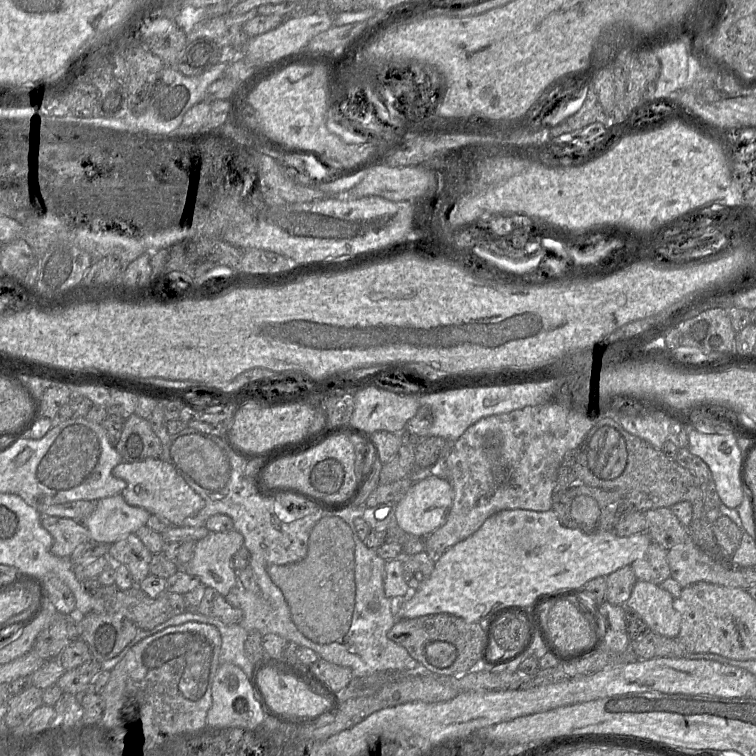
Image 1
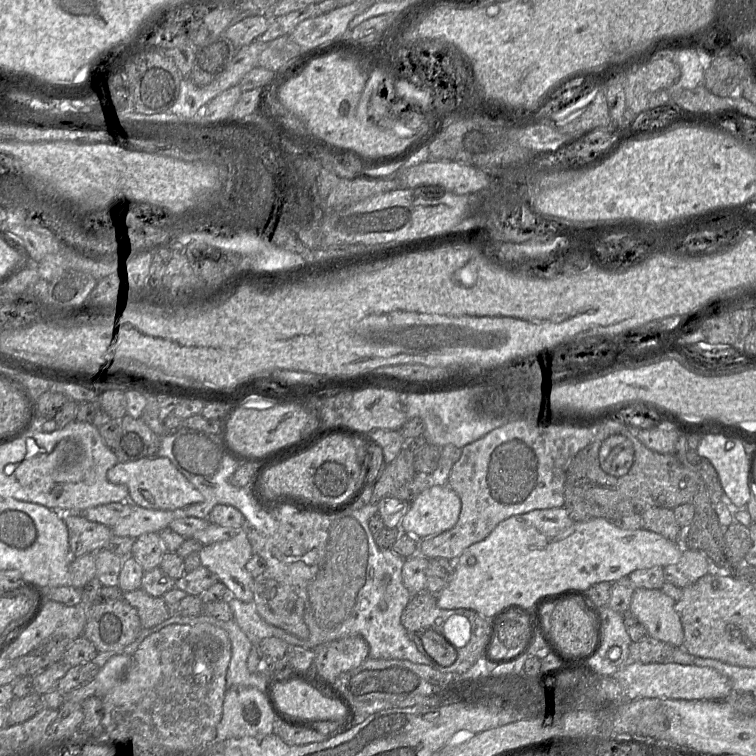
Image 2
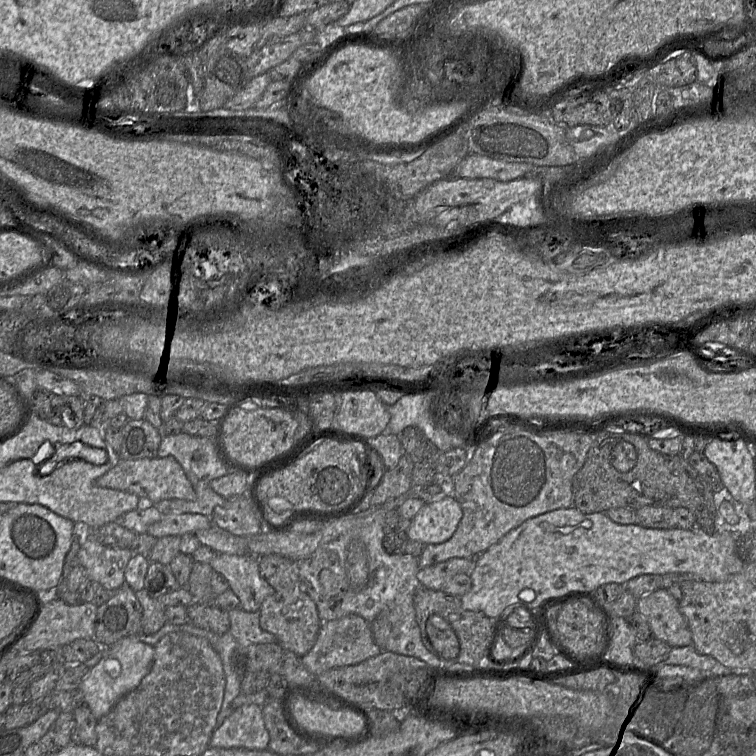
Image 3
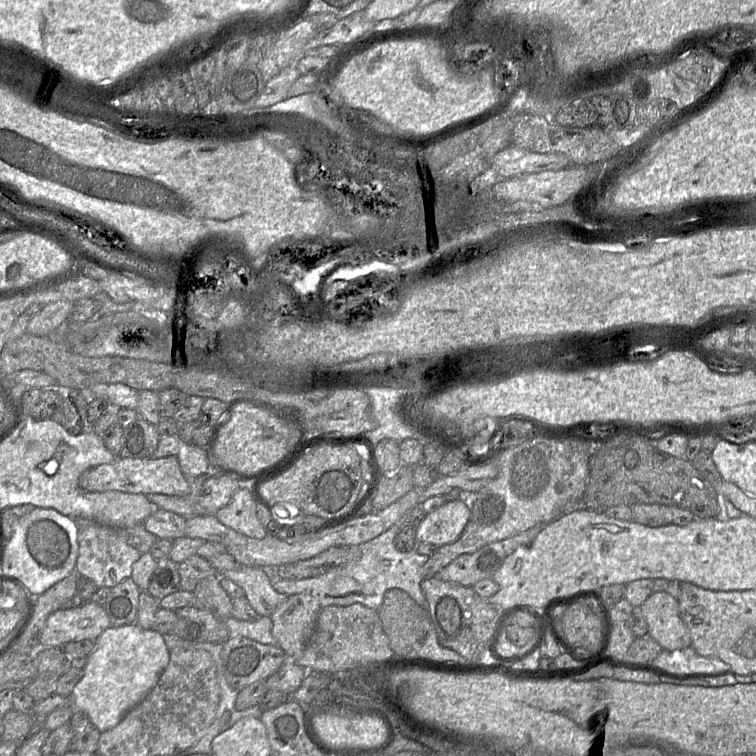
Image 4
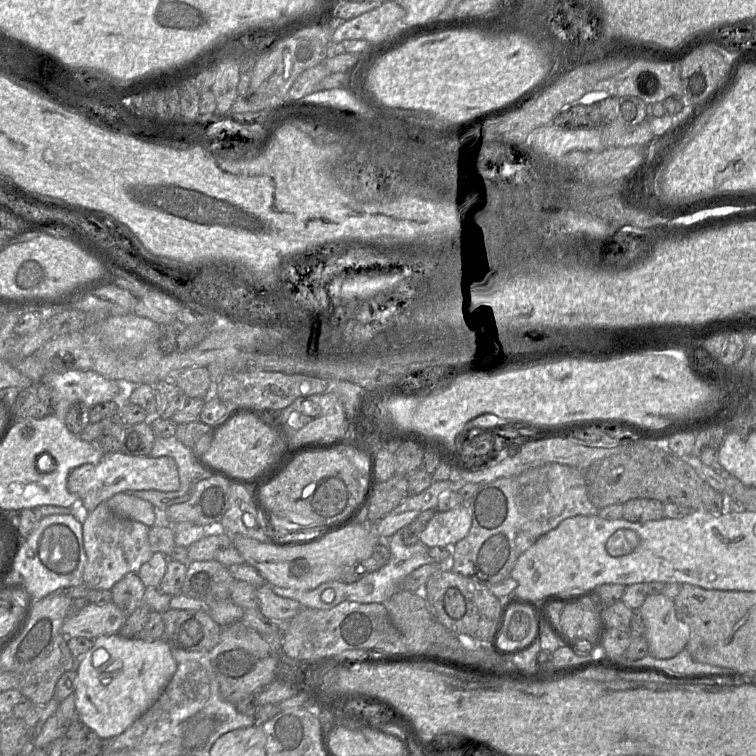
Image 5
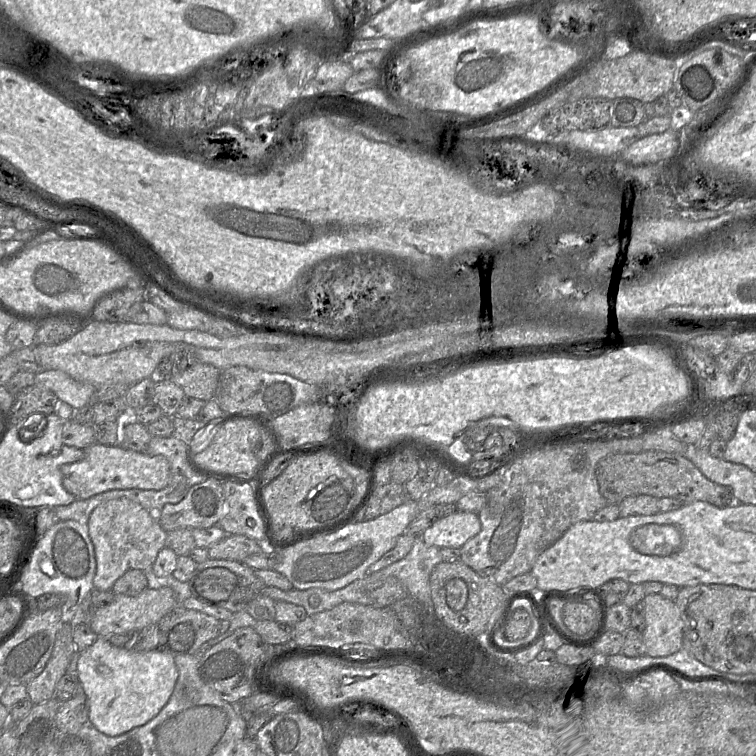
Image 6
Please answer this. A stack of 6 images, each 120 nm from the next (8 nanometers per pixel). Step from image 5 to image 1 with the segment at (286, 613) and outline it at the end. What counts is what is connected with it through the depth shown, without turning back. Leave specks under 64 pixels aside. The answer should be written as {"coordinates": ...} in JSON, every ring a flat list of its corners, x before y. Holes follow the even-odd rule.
{"coordinates":[[236,530,210,532,196,542,194,556,180,569,196,575,204,586,226,596,237,584,234,556,244,545,244,537]]}

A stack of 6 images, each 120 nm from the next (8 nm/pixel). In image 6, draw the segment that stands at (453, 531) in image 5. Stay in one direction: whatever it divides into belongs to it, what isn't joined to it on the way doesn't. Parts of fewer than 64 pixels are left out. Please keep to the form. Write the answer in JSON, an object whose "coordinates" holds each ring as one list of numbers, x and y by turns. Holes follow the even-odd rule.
{"coordinates":[[460,511,436,520,422,534,422,540,439,548,461,548,481,530,478,513]]}

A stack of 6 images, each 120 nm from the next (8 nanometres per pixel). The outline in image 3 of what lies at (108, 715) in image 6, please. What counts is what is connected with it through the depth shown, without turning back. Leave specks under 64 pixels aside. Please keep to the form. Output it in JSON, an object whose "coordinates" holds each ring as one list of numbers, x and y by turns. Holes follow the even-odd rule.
{"coordinates":[[137,635,123,638,104,649,101,660,92,668,81,682,79,689,84,696,84,704,99,720,126,694,138,687,150,672,154,660,154,646,144,643]]}

